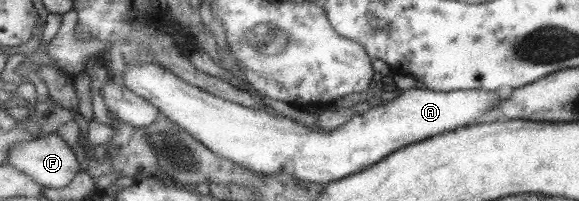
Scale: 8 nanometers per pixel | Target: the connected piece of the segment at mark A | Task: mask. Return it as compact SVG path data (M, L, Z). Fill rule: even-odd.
M149 62L130 64L123 72L123 86L129 92L147 99L159 109L170 121L178 124L195 140L203 143L213 154L238 164L241 168L252 170L255 173L272 175L285 173L305 182L321 183L322 185L345 178L354 172L359 172L372 164L383 160L391 151L406 147L408 144L452 131L459 126L466 126L470 120L477 120L481 116L495 112L494 106L501 100L497 92L483 90L453 90L450 92L436 92L428 89L411 88L401 91L390 101L373 105L362 114L351 115L343 124L331 130L315 130L301 125L281 114L271 114L265 111L247 108L242 104L223 100L218 96L191 86L181 78L174 76L161 66Z

